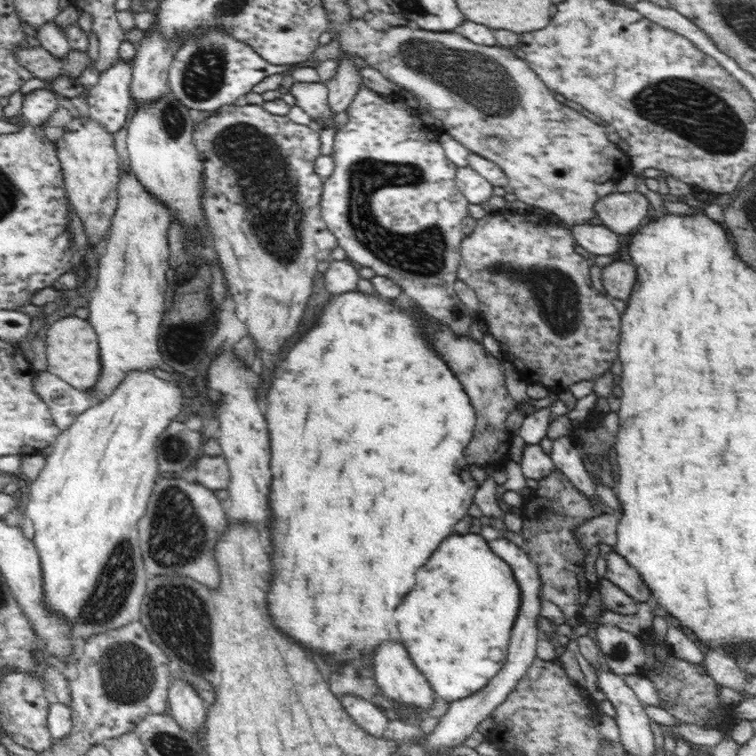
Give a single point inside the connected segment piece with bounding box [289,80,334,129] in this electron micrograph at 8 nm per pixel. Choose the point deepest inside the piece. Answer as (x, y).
(312, 96)

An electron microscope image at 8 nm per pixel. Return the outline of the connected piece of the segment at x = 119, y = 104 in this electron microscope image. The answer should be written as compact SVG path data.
M119 59L116 66L100 73L97 84L86 90L88 116L112 134L118 132L129 118L133 62Z

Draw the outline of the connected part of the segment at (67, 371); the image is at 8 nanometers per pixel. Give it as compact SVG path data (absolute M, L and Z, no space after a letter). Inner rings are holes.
M69 315L53 322L46 330L46 354L50 373L62 378L70 386L88 392L101 373L99 343L94 328L89 321Z

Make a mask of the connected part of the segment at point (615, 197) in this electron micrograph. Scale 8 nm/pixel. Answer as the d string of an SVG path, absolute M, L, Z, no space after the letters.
M639 191L613 192L597 200L595 218L616 234L638 230L651 213L651 204Z

